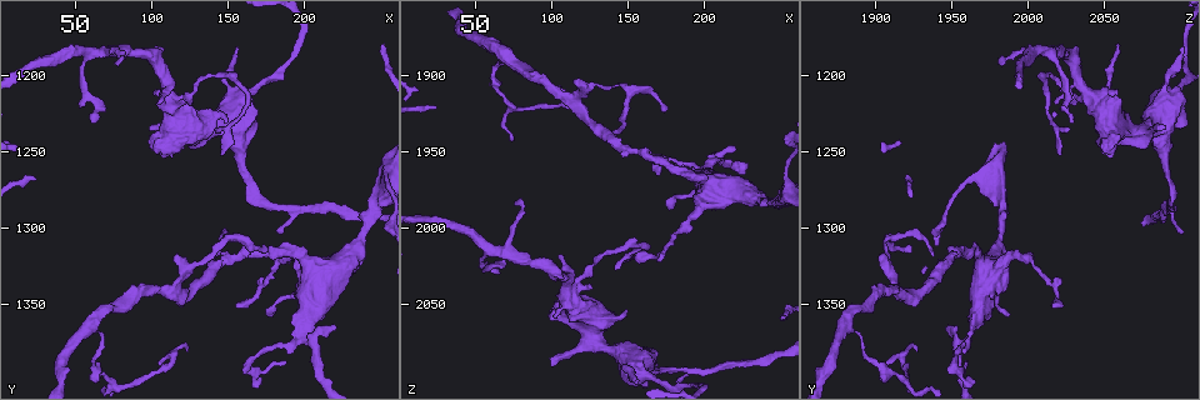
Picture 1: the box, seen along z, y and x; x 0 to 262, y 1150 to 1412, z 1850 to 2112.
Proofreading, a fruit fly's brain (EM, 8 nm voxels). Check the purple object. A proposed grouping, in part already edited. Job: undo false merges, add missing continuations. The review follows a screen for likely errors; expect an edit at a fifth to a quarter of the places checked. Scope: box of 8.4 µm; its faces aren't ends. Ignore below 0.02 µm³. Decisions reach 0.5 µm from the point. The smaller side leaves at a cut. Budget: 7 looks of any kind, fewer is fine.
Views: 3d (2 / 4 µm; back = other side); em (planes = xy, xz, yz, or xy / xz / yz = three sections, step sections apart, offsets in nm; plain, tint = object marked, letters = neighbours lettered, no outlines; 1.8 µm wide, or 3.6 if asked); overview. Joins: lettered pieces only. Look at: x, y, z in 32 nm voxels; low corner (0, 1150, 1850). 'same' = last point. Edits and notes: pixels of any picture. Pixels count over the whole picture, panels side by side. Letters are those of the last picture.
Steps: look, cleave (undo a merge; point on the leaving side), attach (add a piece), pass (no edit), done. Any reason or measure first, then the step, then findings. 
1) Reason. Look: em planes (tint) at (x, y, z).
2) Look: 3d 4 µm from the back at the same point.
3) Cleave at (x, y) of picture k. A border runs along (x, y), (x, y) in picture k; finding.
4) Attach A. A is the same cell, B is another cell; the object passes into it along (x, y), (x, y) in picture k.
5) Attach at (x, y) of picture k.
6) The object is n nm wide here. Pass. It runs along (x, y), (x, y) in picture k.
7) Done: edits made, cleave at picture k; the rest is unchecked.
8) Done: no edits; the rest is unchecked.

Tapers out. Look: 3d 2 µm from the back at (186, 1386, 1960).

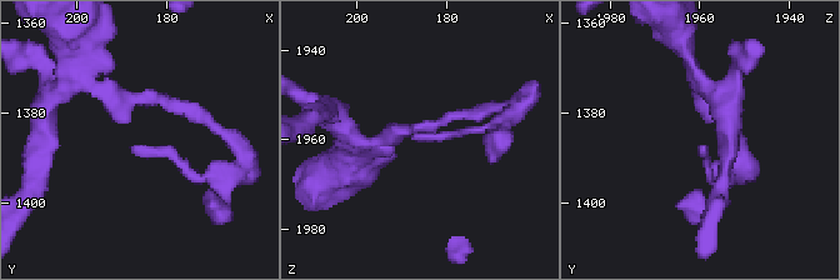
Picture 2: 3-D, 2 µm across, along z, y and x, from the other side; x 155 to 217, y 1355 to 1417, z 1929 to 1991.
Look: em planes (letters) at (187, 1387, 1960).

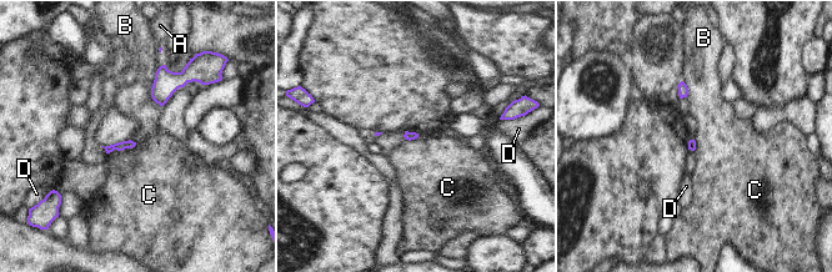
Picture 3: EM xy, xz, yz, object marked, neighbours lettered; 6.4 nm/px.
Pass. A, B, C and D are other cells; a border runs along (163, 64), (151, 87), (160, 106) in picture 3; none of them fits.

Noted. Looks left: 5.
Look: em planes (letters) at (100, 1234, 2090).

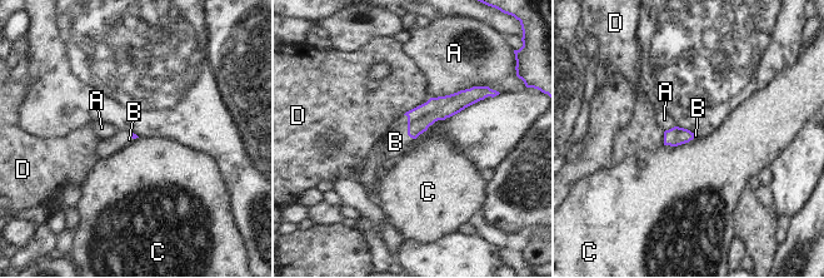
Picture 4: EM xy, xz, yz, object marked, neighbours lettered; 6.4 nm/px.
The longest contact is with A, 340 nm. Attach B. B is the same cell, A, C and D are other cells; the object passes into it along (419, 119), (408, 127), (395, 142) in picture 4; it goes on there.

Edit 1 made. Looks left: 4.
See it whole again. Look: overview.

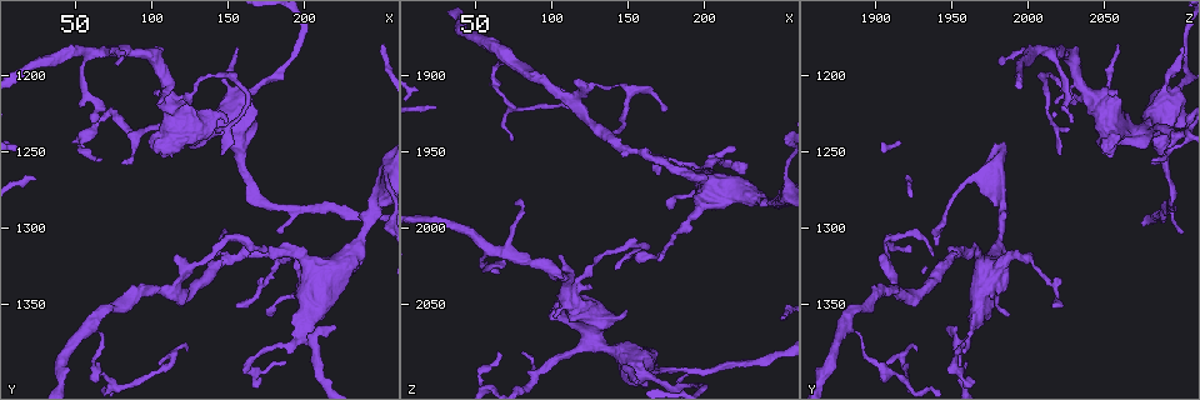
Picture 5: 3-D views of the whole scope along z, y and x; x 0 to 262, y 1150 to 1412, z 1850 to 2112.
Narrows sharply. Look: em planes (letters) at (184, 1286, 2092).

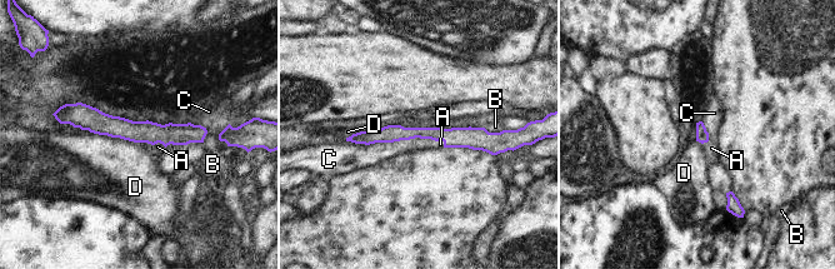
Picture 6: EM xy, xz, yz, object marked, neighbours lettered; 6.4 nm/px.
Attach A. A is the same cell, B, C and D are other cells; the object passes into it along (139, 131), (163, 144), (158, 147) in picture 6; it goes on there.

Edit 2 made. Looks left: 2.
Done: edits made, attach at picture 4, attach at picture 6; the rest is unchecked.

